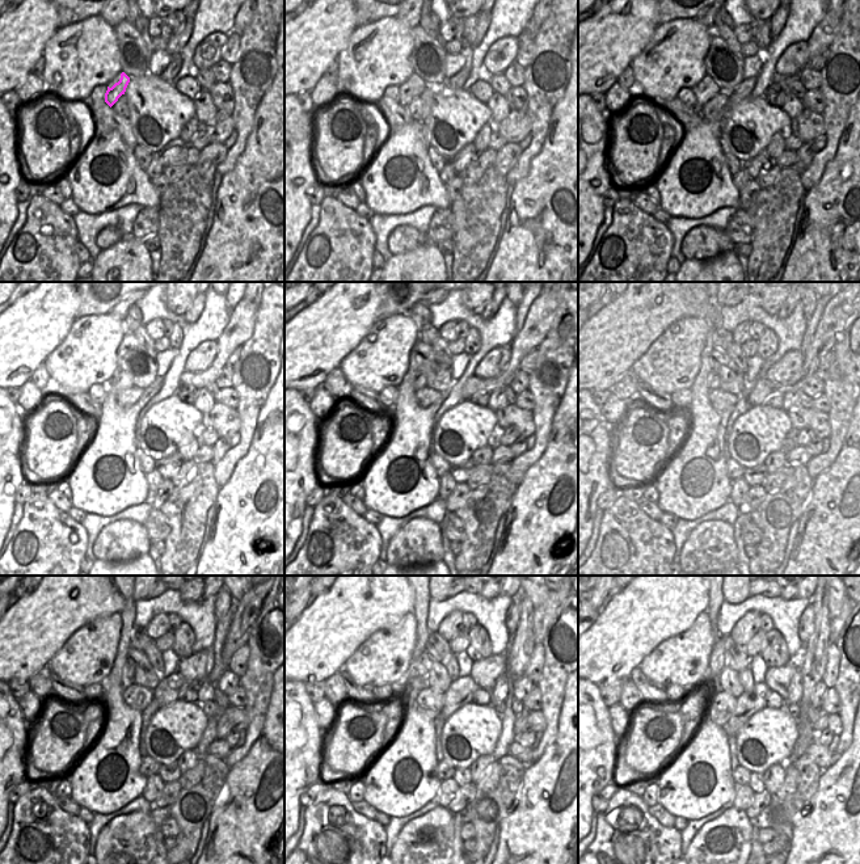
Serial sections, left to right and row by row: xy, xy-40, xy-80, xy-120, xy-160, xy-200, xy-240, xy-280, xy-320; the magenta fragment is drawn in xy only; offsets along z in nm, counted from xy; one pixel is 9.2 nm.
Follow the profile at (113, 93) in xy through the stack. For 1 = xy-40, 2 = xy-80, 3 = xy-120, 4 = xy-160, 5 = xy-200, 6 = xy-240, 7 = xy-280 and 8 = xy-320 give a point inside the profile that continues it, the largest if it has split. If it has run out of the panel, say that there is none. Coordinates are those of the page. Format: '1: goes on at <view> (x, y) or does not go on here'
1: goes on at xy-40 (416, 87)
2: goes on at xy-80 (704, 92)
3: goes on at xy-120 (121, 380)
4: goes on at xy-160 (420, 382)
5: goes on at xy-200 (713, 378)
6: goes on at xy-240 (129, 667)
7: goes on at xy-280 (424, 665)
8: goes on at xy-320 (716, 664)

